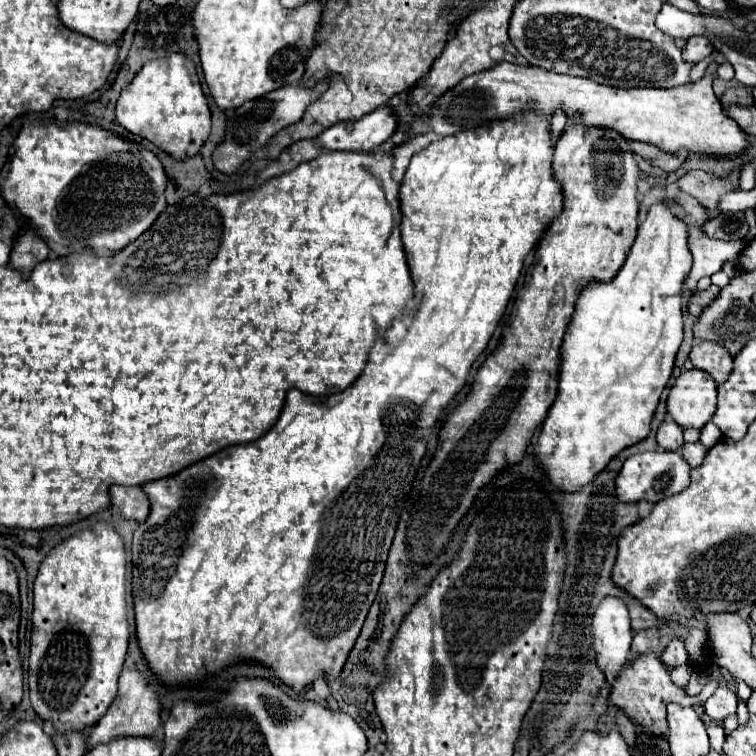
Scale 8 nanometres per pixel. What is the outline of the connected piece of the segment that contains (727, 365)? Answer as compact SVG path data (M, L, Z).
M710 340L696 342L690 352L690 360L694 368L706 370L716 380L716 384L722 384L732 368L732 356L728 350L722 344Z

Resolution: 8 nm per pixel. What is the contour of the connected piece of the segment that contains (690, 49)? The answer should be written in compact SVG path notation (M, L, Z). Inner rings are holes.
M694 36L694 38L688 40L688 44L686 44L686 48L684 48L682 52L684 52L684 56L686 56L690 62L696 64L696 62L704 60L712 50L714 50L714 48L712 48L710 38L706 38L706 36Z

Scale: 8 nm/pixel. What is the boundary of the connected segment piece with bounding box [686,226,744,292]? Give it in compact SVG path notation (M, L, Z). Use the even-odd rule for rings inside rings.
M690 226L690 236L688 236L688 248L694 256L692 270L686 278L686 288L696 290L696 284L704 276L712 276L728 260L738 258L740 250L744 248L744 242L724 242L724 240L710 240L700 228Z

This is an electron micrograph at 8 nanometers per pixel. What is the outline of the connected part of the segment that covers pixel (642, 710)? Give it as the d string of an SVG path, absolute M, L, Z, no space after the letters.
M654 652L640 654L638 660L628 660L622 672L616 676L612 688L610 688L610 704L622 708L632 720L636 720L640 726L654 734L666 734L668 732L668 720L666 720L666 704L676 702L680 706L694 706L696 703L705 702L718 688L716 682L709 680L704 686L701 694L688 696L684 688L676 686L670 678L670 668L664 666L660 656Z

